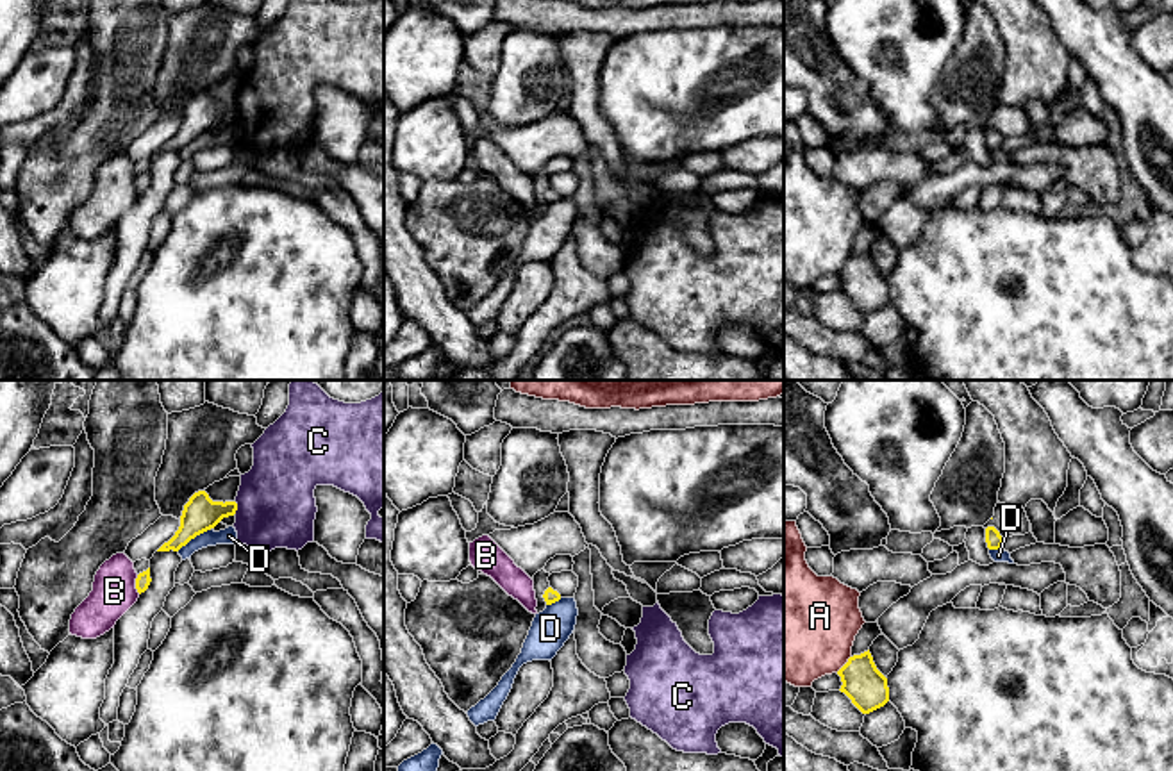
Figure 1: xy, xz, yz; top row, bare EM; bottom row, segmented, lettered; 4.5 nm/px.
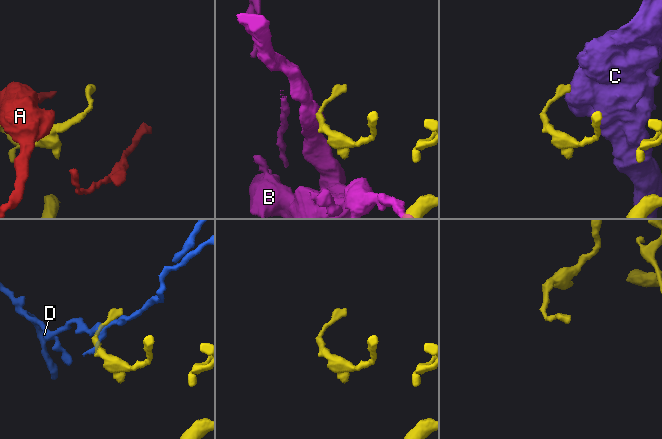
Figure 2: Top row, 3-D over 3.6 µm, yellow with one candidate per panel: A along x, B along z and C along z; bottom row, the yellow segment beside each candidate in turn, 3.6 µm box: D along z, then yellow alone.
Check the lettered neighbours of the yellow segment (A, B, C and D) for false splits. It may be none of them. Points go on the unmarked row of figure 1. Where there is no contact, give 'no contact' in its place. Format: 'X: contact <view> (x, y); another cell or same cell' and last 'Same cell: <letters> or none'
A: contact yz (845, 265); another cell
B: contact xy (136, 184); another cell
C: contact xy (236, 107); another cell
D: contact xy (193, 138); another cell
Same cell: none

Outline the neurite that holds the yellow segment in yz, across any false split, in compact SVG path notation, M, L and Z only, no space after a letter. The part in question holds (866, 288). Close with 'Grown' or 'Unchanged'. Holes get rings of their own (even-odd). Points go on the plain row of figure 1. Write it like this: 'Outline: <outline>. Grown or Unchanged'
Outline: M868 252L853 255L837 271L841 277L841 293L862 312L869 314L889 302L887 278L877 269Z. Unchanged

